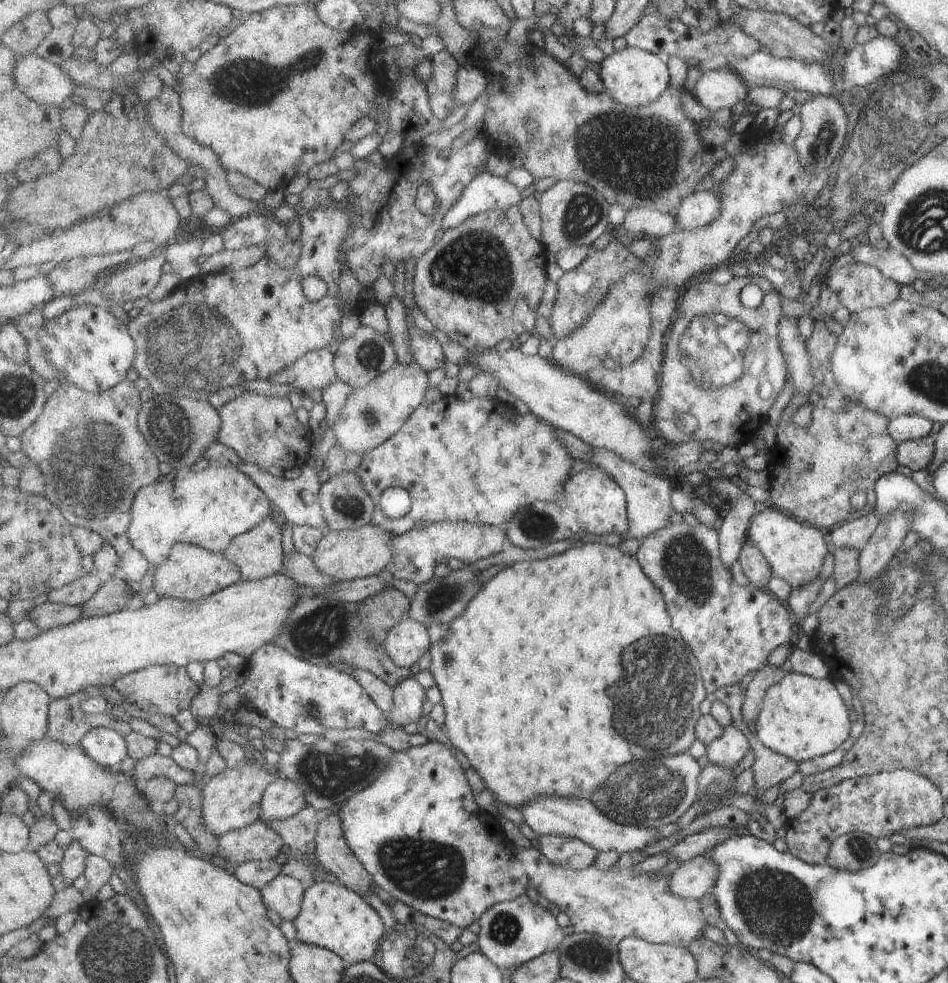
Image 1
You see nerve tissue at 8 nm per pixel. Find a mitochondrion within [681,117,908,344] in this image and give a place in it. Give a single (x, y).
(815, 160)

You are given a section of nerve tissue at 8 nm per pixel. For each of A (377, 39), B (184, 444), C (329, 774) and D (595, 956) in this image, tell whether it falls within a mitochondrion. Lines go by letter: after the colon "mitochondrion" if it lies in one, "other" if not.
A: other
B: mitochondrion
C: mitochondrion
D: mitochondrion

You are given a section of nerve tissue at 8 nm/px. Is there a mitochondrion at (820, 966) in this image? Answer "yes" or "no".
no

